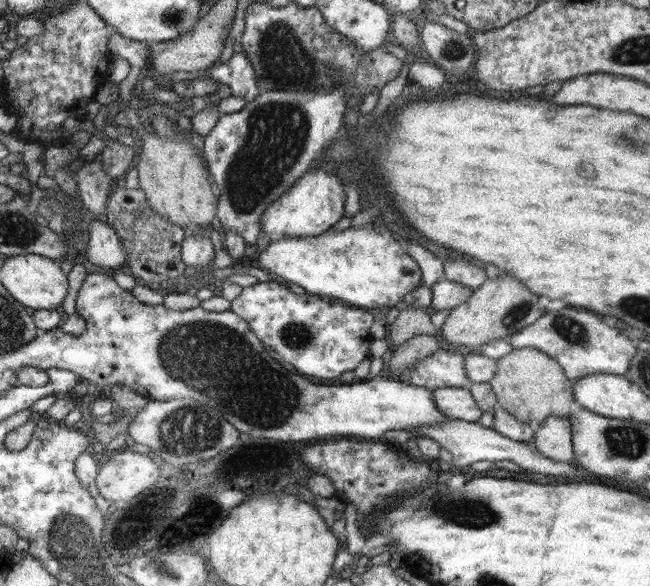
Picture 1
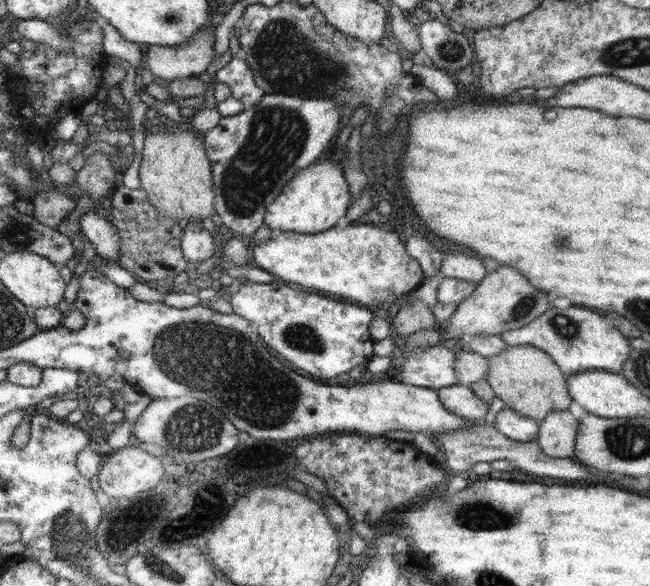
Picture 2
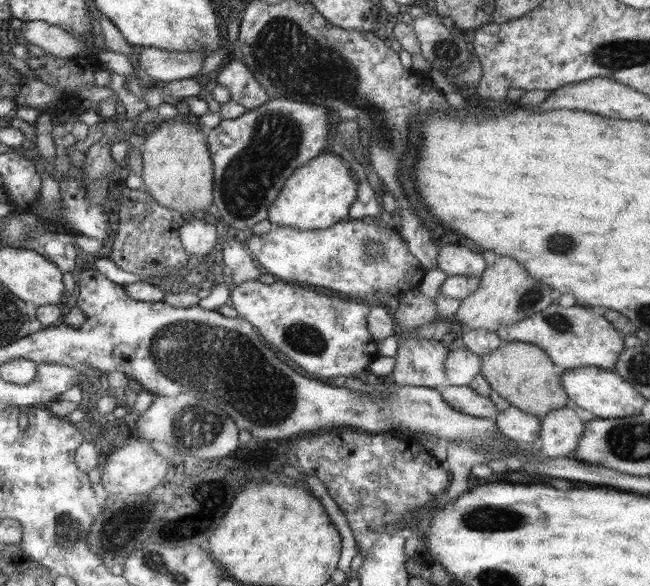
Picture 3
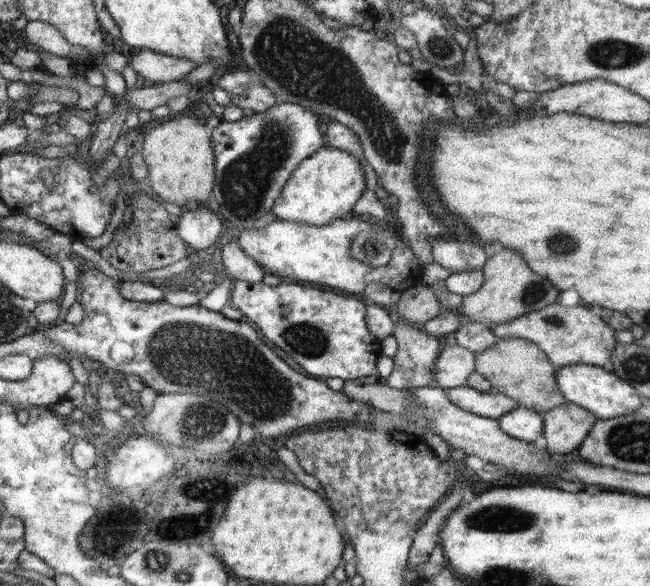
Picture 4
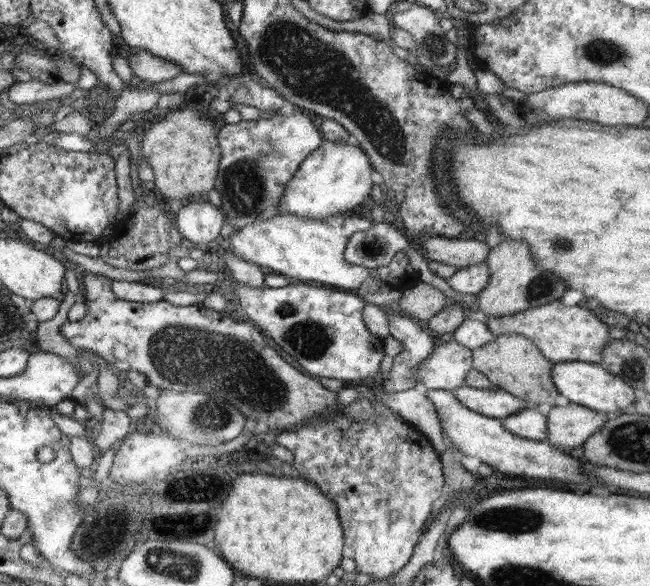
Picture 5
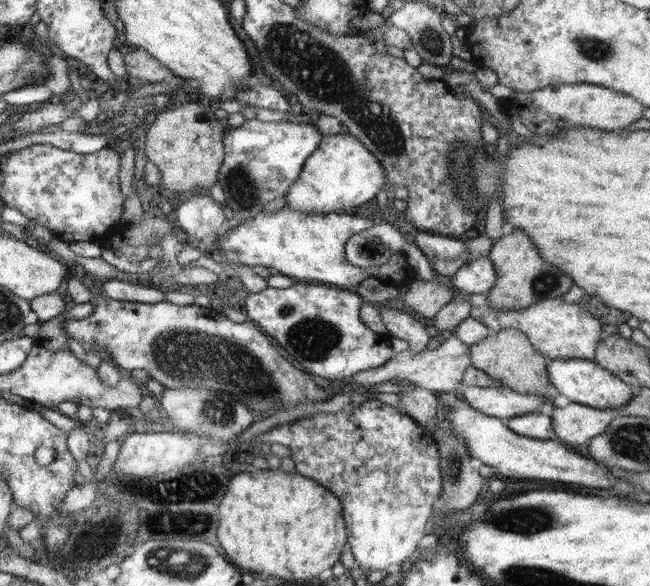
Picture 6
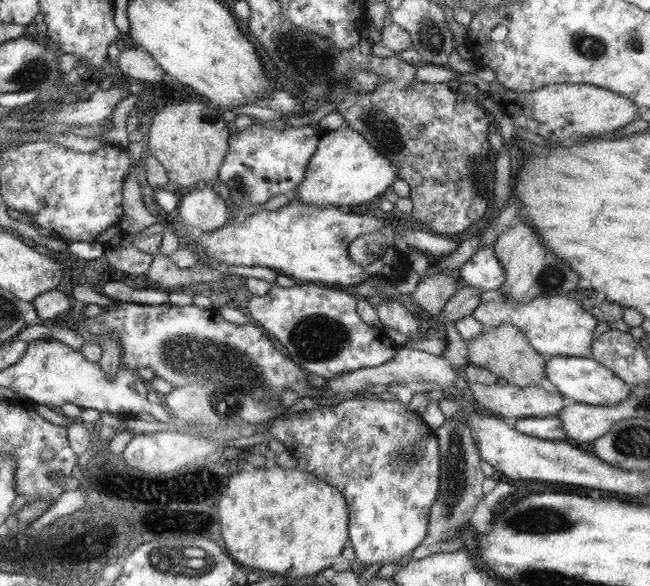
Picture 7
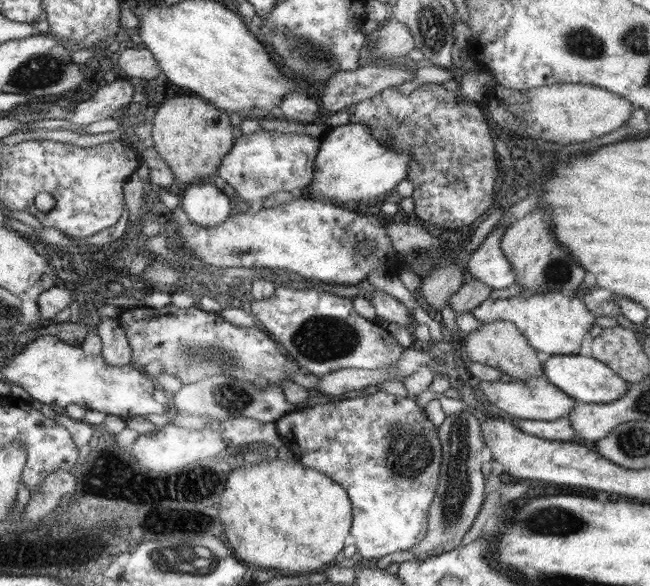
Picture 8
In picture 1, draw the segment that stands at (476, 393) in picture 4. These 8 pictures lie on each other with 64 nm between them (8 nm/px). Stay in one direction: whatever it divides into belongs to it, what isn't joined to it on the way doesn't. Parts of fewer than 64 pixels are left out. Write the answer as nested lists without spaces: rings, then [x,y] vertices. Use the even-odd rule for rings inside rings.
[[[467,387],[435,388],[432,394],[435,405],[447,418],[474,423],[480,420],[484,413]]]

